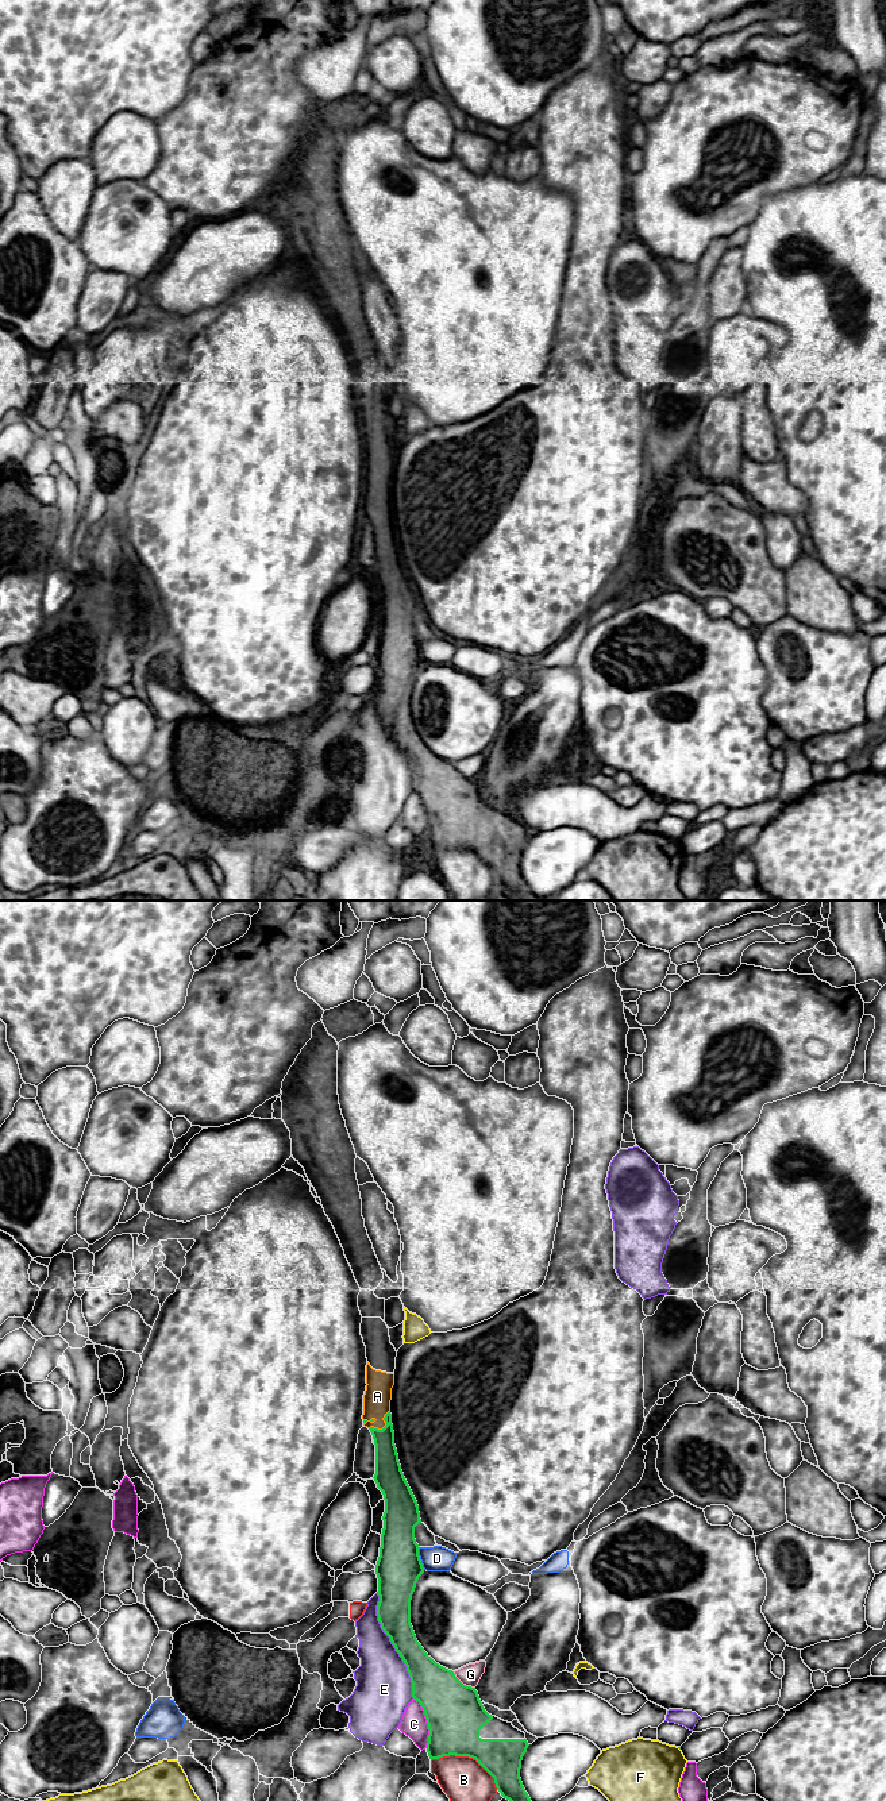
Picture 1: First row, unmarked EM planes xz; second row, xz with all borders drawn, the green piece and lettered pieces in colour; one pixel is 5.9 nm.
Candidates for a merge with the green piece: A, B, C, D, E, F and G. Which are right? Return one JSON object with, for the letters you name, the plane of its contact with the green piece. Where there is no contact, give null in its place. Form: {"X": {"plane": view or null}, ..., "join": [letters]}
{"A": {"plane": "xz"}, "join": ["A"]}

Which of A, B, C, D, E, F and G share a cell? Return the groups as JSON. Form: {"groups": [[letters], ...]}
{"groups": [["A"], ["B"], ["C"], ["D"], ["E"], ["F"], ["G"]]}

